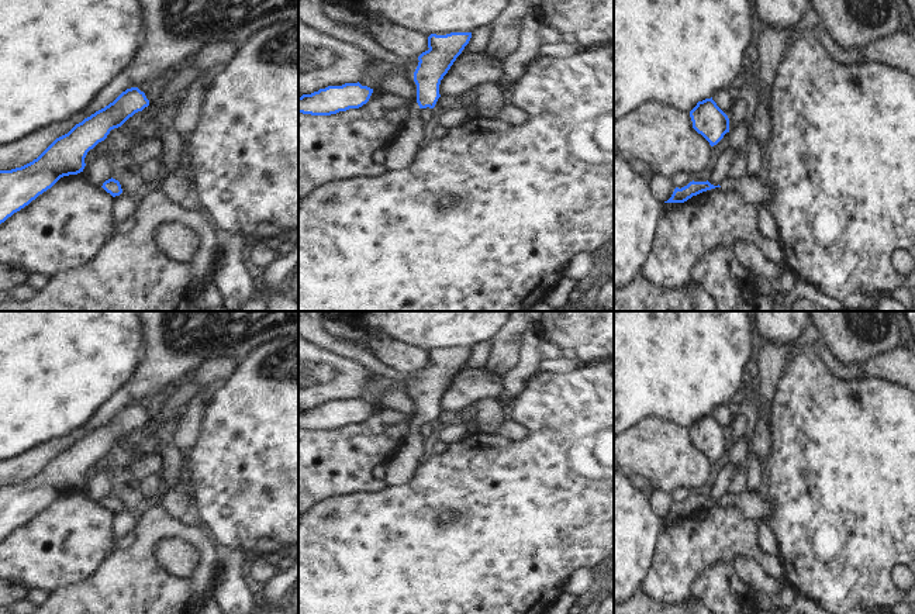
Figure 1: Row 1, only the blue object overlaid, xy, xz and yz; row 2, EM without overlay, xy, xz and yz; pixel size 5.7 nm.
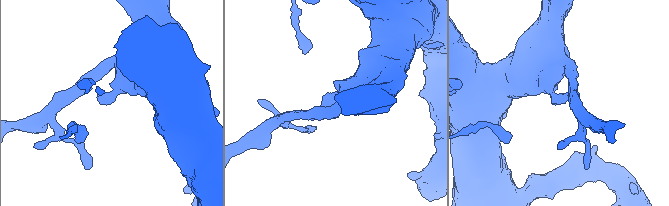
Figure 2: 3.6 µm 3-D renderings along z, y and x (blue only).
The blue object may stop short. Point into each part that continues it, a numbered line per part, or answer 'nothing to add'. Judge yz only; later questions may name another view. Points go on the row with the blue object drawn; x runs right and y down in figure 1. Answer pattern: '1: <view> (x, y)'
nothing to add

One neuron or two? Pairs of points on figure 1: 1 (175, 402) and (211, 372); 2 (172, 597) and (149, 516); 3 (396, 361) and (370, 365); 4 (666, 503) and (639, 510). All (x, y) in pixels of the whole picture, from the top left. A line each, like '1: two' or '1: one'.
1: one
2: one
3: two
4: two

